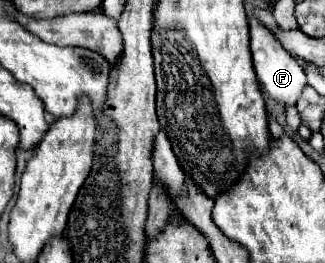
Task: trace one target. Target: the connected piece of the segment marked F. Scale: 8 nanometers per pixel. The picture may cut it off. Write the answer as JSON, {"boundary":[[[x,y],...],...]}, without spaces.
{"boundary":[[[249,19],[249,27],[251,27],[251,53],[253,53],[253,69],[257,75],[257,81],[261,85],[261,91],[265,95],[269,95],[271,99],[275,99],[277,103],[289,107],[295,105],[297,99],[301,97],[303,89],[307,87],[307,79],[305,79],[305,71],[303,67],[275,41],[275,37],[269,33],[269,29],[265,29],[265,25],[261,25],[257,19]]]}

